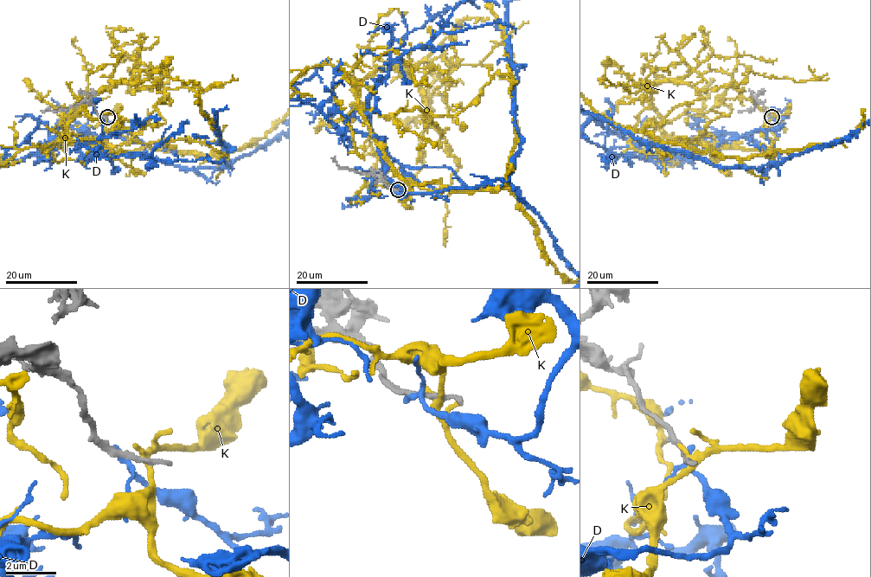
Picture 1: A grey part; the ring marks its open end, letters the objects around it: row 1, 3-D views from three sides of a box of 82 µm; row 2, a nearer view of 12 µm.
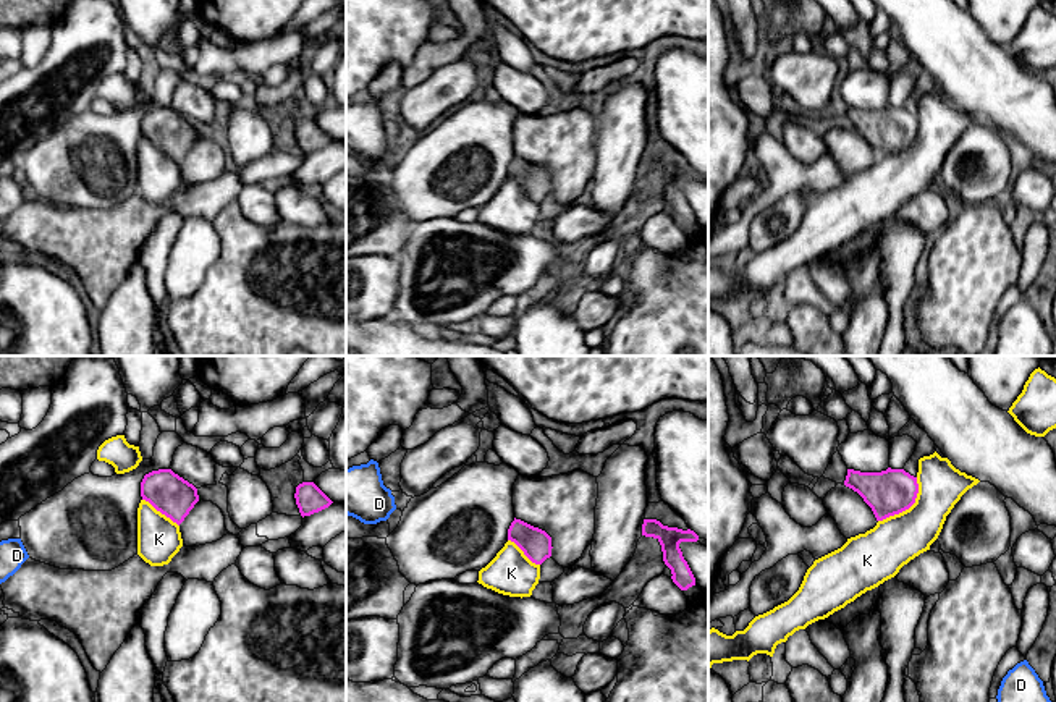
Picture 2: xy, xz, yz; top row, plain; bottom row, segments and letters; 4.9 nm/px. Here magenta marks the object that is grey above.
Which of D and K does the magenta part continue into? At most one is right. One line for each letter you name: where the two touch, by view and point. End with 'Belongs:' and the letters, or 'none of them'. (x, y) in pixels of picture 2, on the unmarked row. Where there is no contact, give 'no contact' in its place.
Belongs: none of them

